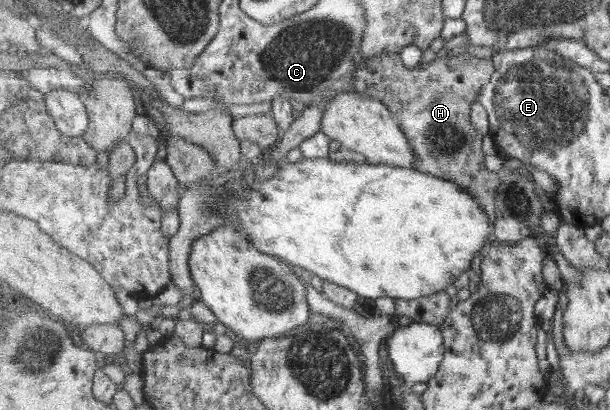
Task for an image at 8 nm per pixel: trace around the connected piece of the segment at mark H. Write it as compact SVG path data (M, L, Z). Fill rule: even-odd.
M389 52L389 55L378 54L370 58L365 63L356 84L361 93L381 99L399 120L400 127L404 130L415 157L417 157L415 169L453 181L459 187L462 186L468 195L478 199L482 209L488 213L491 224L496 219L496 195L500 187L500 177L496 172L486 169L486 159L484 159L486 154L482 151L484 134L475 128L471 120L471 111L474 102L479 99L481 89L490 83L494 72L495 65L492 58L481 59L468 53L458 54L452 58L447 56L435 58L429 64L408 67L404 65L400 53Z

